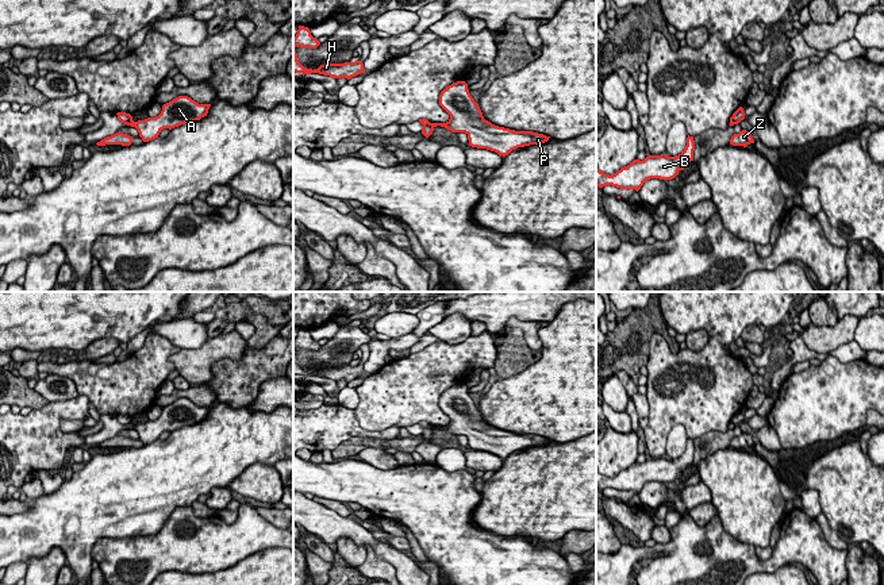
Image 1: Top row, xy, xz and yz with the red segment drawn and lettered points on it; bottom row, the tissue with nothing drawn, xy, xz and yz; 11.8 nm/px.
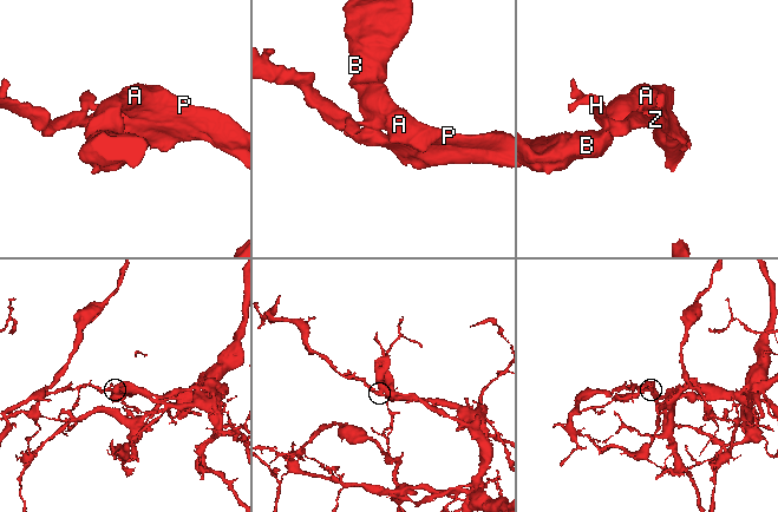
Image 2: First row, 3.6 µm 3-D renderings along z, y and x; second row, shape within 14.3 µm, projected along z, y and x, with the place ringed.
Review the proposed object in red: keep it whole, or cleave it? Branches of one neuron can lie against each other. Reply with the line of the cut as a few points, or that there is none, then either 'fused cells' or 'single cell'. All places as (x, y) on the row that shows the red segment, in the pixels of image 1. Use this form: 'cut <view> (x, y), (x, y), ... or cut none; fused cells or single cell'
cut xy (131, 119), (126, 123); fused cells

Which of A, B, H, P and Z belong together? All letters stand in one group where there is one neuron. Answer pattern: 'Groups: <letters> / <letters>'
Groups: A B P / H Z

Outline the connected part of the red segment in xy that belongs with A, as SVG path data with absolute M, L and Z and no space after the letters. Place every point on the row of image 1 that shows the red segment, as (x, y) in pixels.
M178 96L162 105L155 118L145 120L130 120L127 126L135 127L143 142L158 138L164 128L174 128L185 123L193 123L207 116L211 104L199 104L188 96Z

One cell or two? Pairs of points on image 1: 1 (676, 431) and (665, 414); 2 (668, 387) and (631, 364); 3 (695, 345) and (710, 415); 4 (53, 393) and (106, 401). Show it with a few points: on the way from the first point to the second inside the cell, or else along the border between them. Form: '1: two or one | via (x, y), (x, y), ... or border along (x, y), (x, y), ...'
1: two | border along (684, 424), (676, 424), (667, 435), (665, 455)
2: two | border along (654, 334), (650, 339), (649, 361), (645, 365)
3: two | border along (710, 337), (700, 349), (687, 349)
4: two | border along (53, 374), (68, 377), (79, 395)

